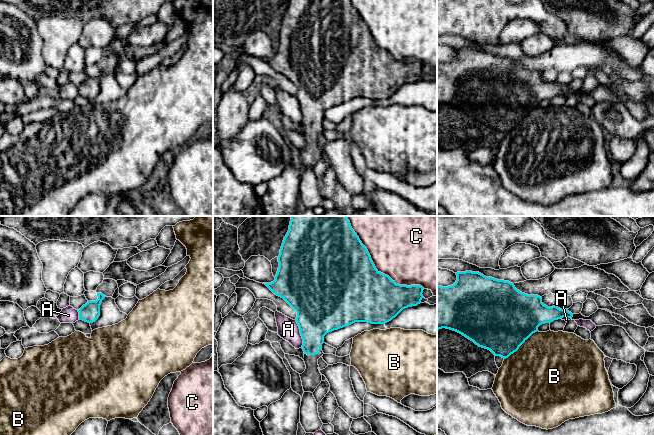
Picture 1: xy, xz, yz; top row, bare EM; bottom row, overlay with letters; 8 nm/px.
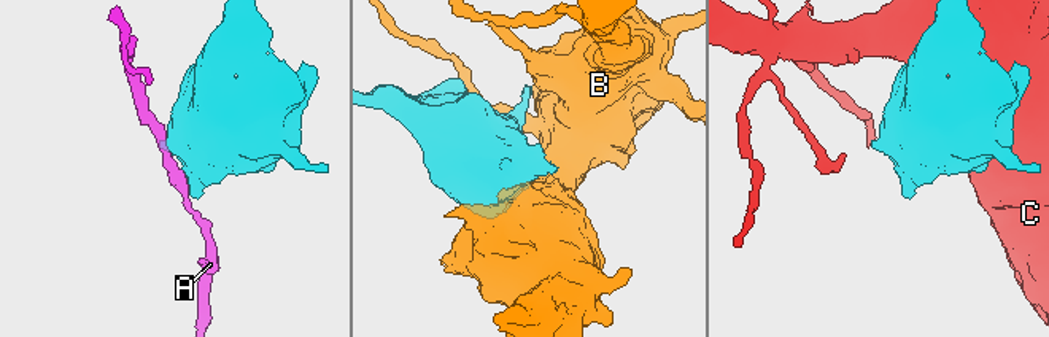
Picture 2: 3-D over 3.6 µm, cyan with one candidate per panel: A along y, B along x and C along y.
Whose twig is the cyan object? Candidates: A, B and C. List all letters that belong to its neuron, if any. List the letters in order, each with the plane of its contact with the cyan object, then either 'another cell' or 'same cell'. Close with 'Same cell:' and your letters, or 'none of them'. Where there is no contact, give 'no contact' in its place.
A: meets cyan in xz; another cell
B: meets cyan in yz; another cell
C: meets cyan in xz; another cell
Same cell: none of them

